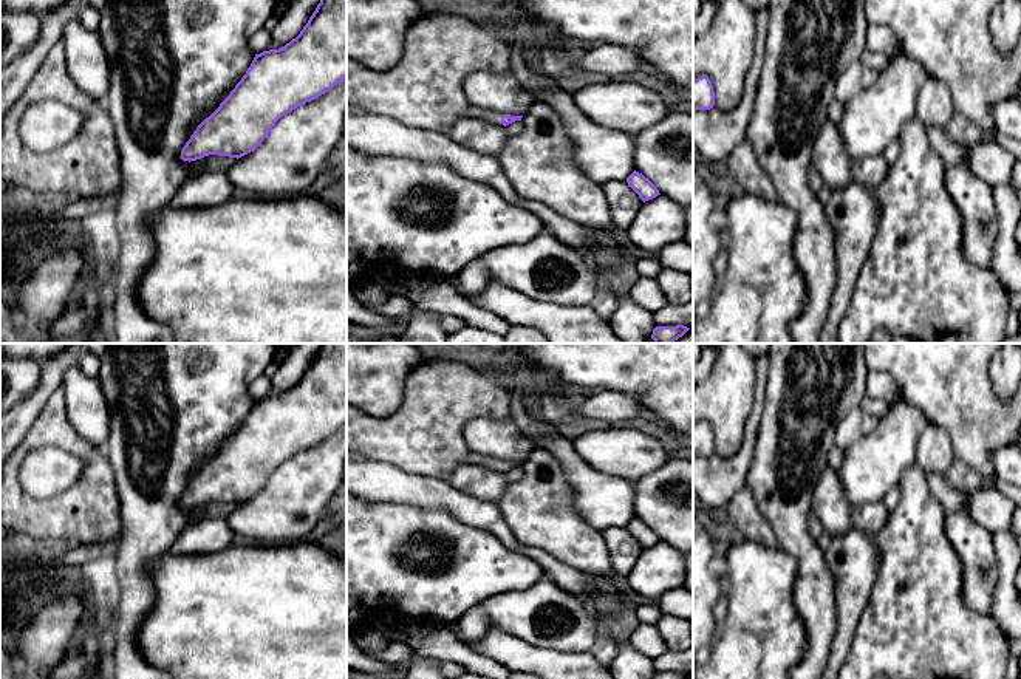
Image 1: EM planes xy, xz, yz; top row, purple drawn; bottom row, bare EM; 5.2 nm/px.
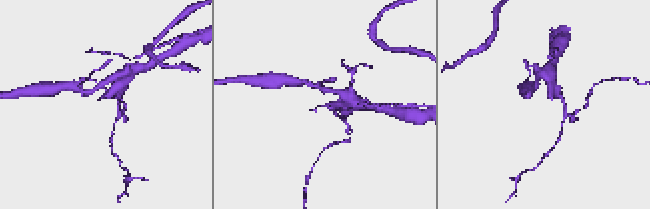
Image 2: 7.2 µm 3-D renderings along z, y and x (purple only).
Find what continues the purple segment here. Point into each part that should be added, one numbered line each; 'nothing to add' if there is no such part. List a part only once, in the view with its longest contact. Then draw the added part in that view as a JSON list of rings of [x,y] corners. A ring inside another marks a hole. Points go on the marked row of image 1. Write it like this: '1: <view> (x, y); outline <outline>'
1: xz (472, 112); outline [[[469,105],[467,116],[483,119],[483,121],[495,124],[498,127],[504,127],[503,122],[501,122],[503,114],[497,113],[497,111],[487,111],[487,110],[478,108],[475,105]]]

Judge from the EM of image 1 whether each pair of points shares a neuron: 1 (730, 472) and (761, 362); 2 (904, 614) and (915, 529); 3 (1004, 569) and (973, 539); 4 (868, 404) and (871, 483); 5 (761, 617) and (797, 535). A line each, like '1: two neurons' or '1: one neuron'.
1: one neuron
2: one neuron
3: two neurons
4: two neurons
5: two neurons

